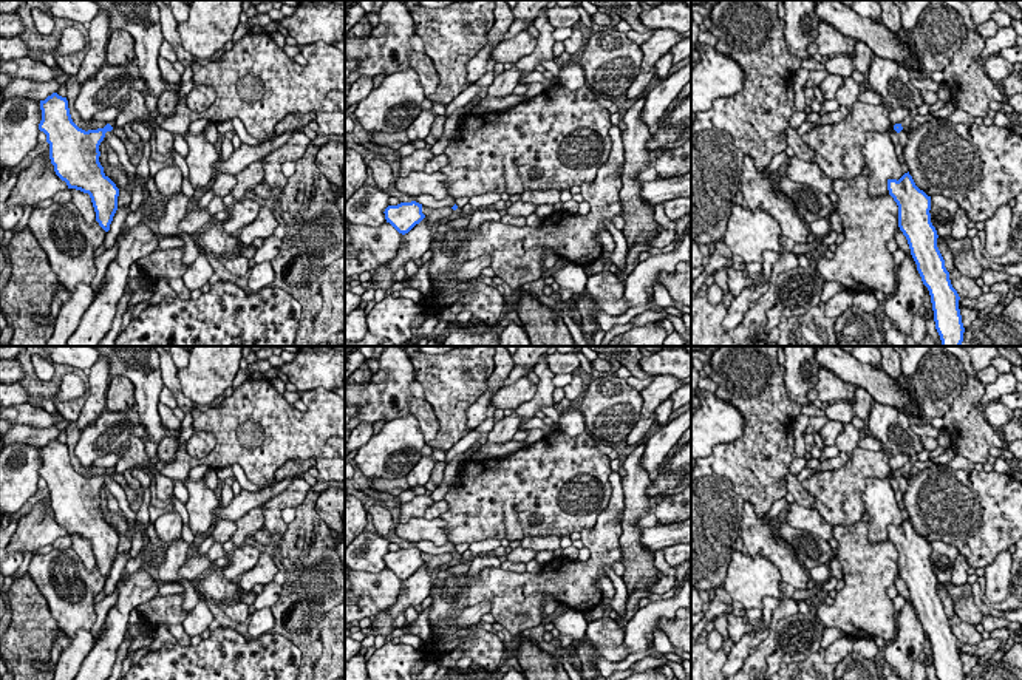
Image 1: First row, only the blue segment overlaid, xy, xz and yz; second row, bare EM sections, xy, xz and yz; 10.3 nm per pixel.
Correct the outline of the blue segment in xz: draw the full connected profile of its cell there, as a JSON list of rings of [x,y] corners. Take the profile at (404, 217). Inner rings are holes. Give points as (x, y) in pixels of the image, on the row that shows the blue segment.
[[[416,201],[388,206],[383,213],[387,223],[390,223],[402,235],[408,233],[425,218],[422,213],[422,204]]]

